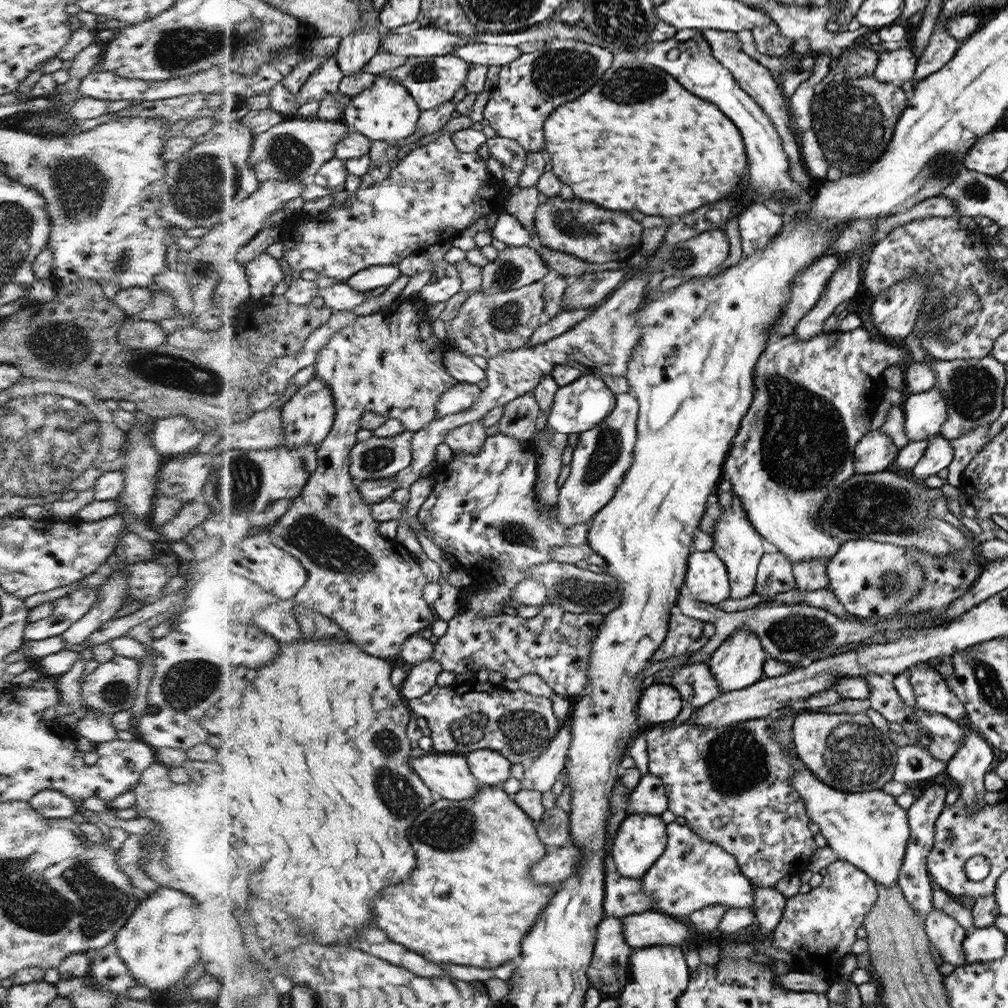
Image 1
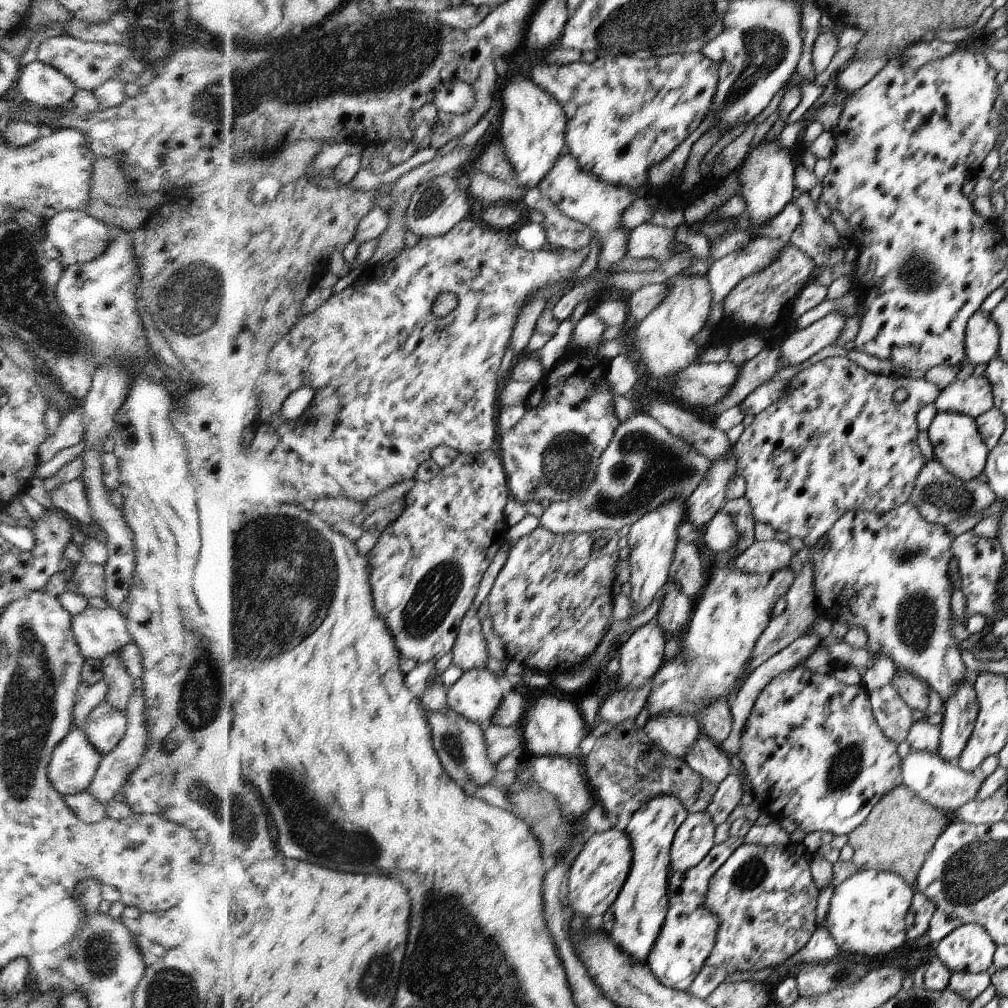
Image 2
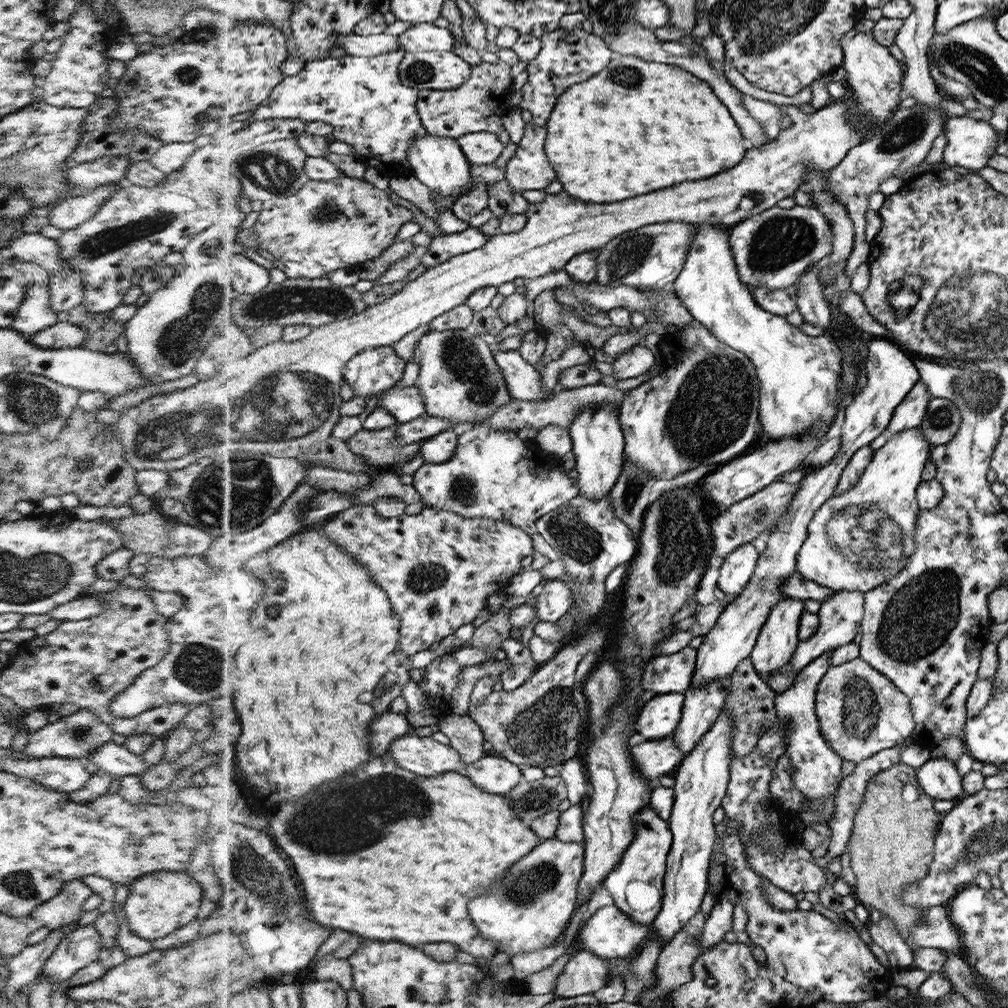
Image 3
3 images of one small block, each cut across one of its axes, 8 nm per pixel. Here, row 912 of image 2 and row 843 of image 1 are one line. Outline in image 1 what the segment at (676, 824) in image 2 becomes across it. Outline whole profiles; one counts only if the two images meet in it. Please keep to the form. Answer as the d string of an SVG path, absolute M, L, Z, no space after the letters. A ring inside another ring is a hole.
M627 814L614 836L612 847L618 872L626 878L642 878L664 852L667 844L668 824L664 822L661 815Z

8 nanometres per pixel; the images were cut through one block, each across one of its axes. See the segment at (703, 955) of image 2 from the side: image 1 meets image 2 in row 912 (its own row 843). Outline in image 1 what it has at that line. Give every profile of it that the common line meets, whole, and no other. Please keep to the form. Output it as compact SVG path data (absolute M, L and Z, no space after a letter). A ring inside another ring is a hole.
M676 821L668 824L668 844L641 881L646 894L657 904L657 910L673 917L692 915L710 905L749 908L752 912L755 909L754 884L746 878L734 855Z

